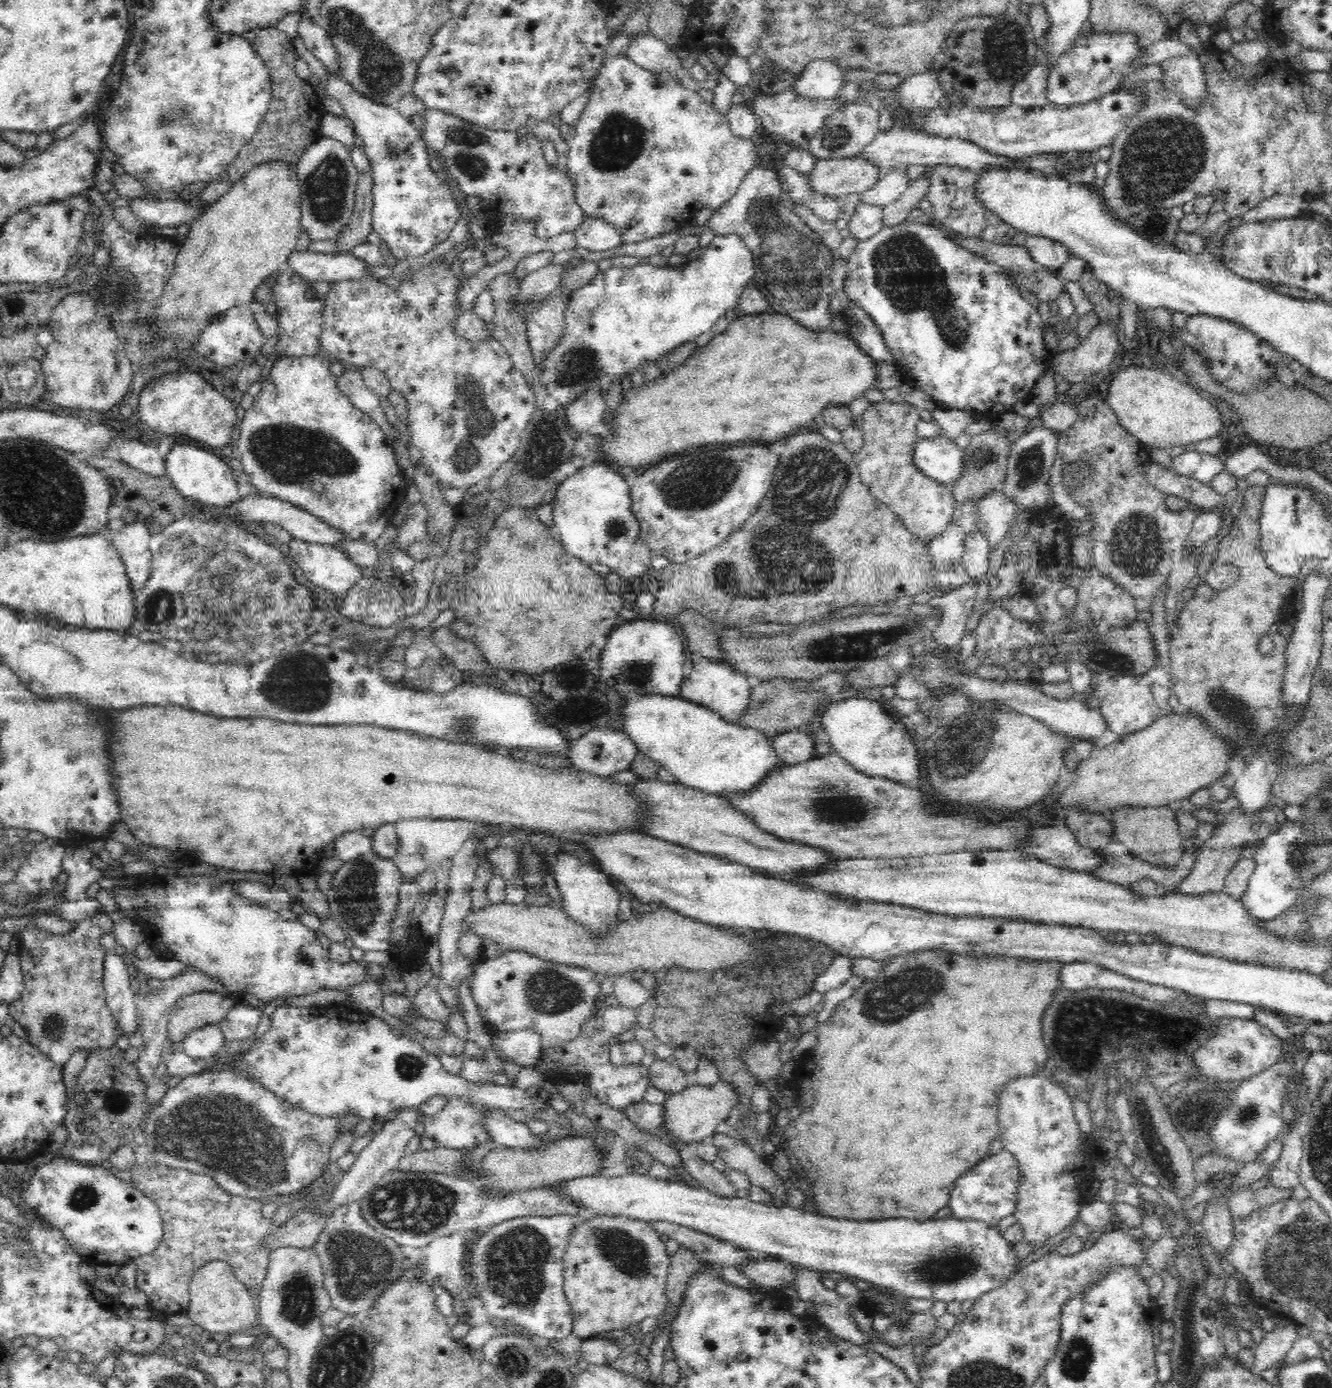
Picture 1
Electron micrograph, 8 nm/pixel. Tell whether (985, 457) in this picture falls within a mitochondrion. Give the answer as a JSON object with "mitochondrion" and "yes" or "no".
{"mitochondrion":"yes"}

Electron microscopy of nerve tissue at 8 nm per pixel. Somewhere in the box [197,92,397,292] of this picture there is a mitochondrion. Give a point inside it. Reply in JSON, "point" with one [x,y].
{"point":[327,188]}

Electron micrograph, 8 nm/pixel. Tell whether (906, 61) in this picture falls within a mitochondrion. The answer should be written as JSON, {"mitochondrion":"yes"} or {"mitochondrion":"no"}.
{"mitochondrion":"no"}

